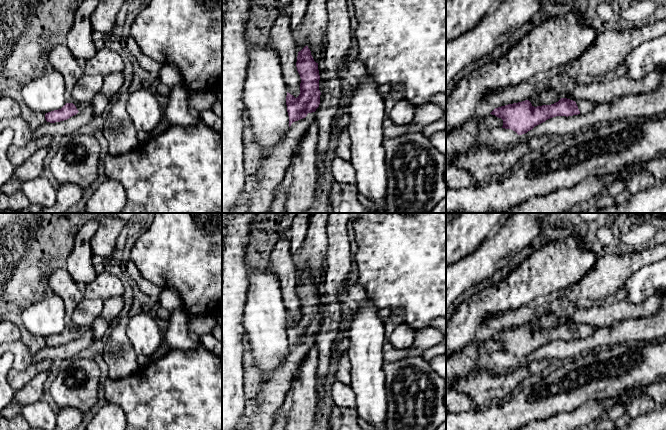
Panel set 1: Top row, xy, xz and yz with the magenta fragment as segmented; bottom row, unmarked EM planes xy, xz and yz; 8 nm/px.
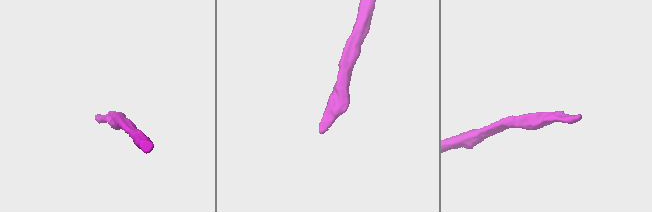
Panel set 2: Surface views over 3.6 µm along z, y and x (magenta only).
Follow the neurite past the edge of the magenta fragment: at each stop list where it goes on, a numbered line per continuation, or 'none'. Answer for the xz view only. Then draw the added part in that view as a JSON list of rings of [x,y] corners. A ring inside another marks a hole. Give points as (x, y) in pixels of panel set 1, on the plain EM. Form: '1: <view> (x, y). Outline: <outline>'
1: xz (271, 397). Outline: [[[307,341],[295,345],[289,351],[285,363],[269,377],[257,395],[259,401],[257,413],[251,422],[250,430],[272,430],[274,415],[280,412],[290,383],[299,364],[306,357],[311,344]]]

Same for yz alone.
1: yz (584, 330). Outline: [[[578,324],[576,328],[581,338],[588,337],[597,330],[597,327],[588,324]]]

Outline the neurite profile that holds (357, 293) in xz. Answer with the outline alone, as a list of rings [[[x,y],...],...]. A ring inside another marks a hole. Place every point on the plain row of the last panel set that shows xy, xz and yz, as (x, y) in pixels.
[[[347,281],[345,284],[345,292],[347,292],[351,299],[357,302],[359,306],[364,306],[368,301],[366,291],[358,281],[354,283]]]

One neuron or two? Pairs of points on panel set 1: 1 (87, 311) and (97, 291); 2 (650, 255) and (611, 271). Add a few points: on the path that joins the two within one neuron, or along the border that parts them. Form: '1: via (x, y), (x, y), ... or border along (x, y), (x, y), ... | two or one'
1: border along (83, 297), (101, 298), (103, 300) | two
2: via (640, 259), (621, 267) | one

